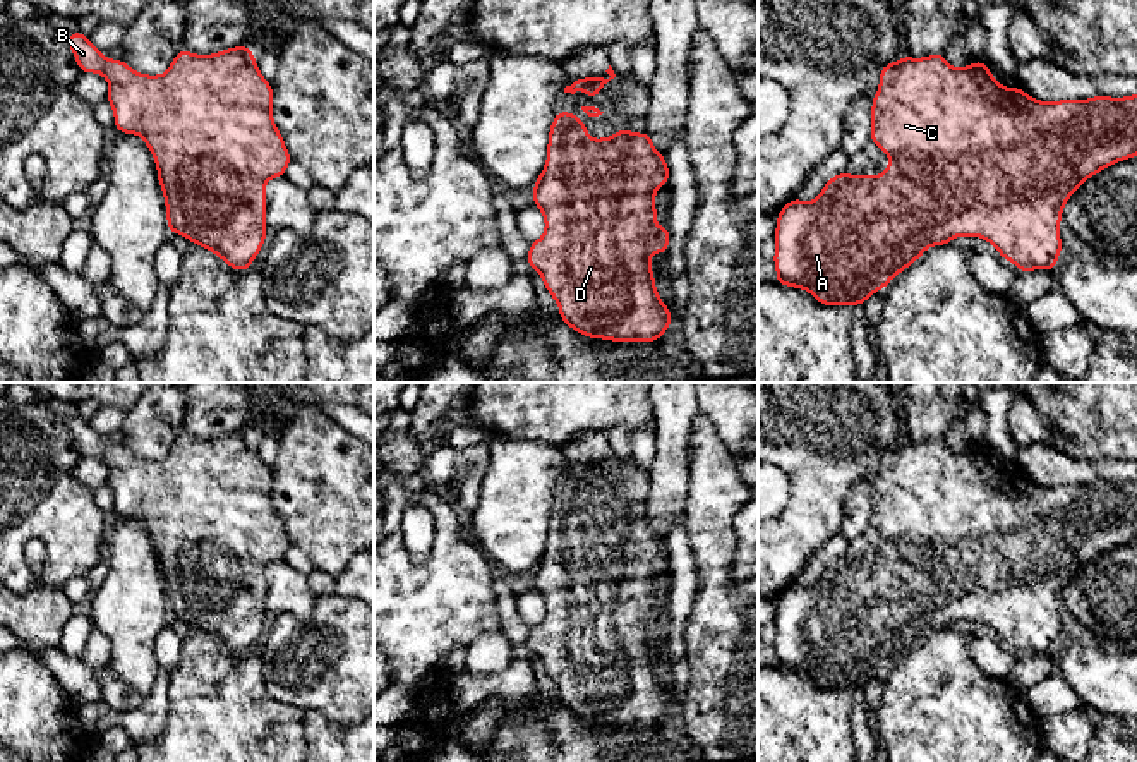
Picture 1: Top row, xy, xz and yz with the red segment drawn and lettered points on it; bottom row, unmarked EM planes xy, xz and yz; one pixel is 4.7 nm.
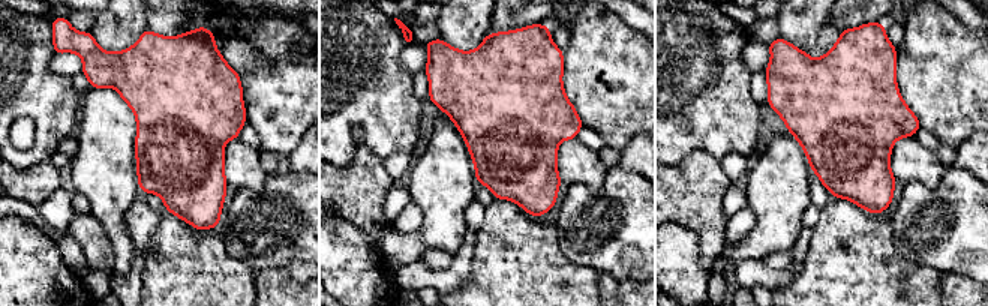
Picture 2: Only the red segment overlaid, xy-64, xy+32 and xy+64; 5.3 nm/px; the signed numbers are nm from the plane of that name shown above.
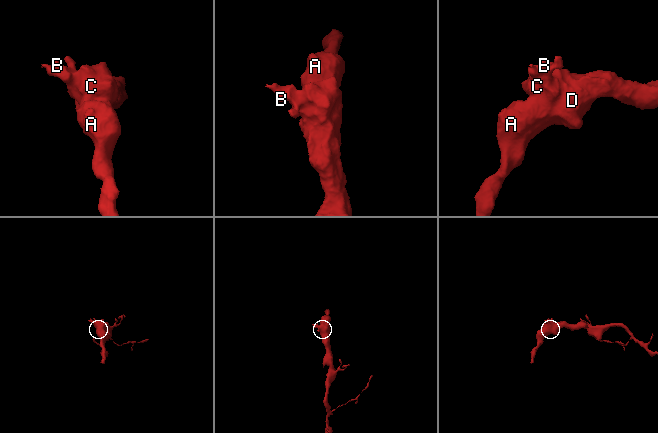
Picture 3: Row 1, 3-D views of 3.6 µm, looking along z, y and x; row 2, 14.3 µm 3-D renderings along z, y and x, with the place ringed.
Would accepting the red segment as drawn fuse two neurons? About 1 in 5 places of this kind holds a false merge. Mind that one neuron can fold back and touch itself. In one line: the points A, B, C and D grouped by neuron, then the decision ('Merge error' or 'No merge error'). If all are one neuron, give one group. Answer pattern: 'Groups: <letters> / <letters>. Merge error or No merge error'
Groups: A B C D. No merge error

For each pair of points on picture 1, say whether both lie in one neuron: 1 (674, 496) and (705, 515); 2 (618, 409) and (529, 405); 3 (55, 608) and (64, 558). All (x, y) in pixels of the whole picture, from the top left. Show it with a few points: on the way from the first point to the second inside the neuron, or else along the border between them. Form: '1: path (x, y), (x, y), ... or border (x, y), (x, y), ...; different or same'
1: border (690, 464), (686, 514), (681, 522); different
2: path (595, 405), (551, 405); same
3: border (60, 586), (38, 582), (19, 594); different

